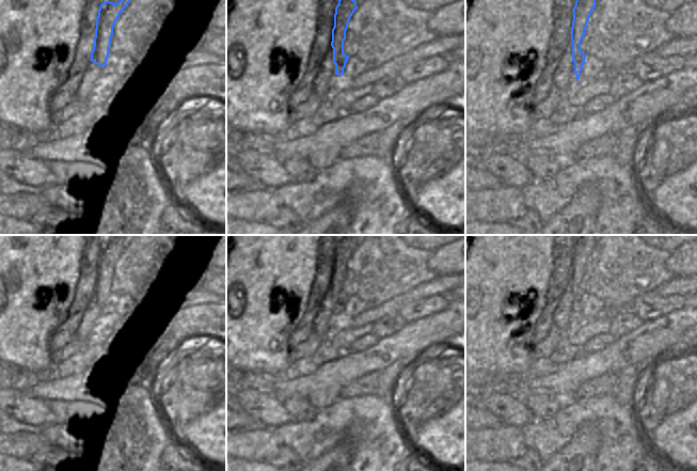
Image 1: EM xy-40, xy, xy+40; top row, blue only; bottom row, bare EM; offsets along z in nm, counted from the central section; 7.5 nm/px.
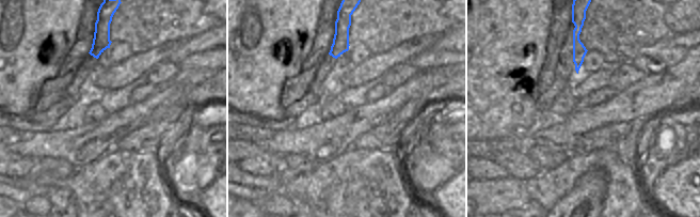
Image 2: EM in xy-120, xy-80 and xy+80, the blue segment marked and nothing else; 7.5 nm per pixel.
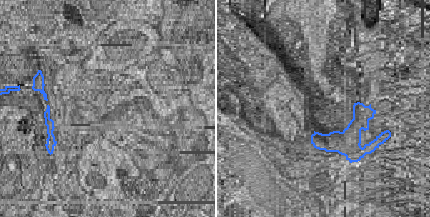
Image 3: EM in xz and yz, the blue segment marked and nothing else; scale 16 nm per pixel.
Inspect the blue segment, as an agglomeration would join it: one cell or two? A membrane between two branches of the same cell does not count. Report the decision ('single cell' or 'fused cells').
fused cells

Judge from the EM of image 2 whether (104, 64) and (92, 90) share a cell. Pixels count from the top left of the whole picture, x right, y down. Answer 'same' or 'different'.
same

